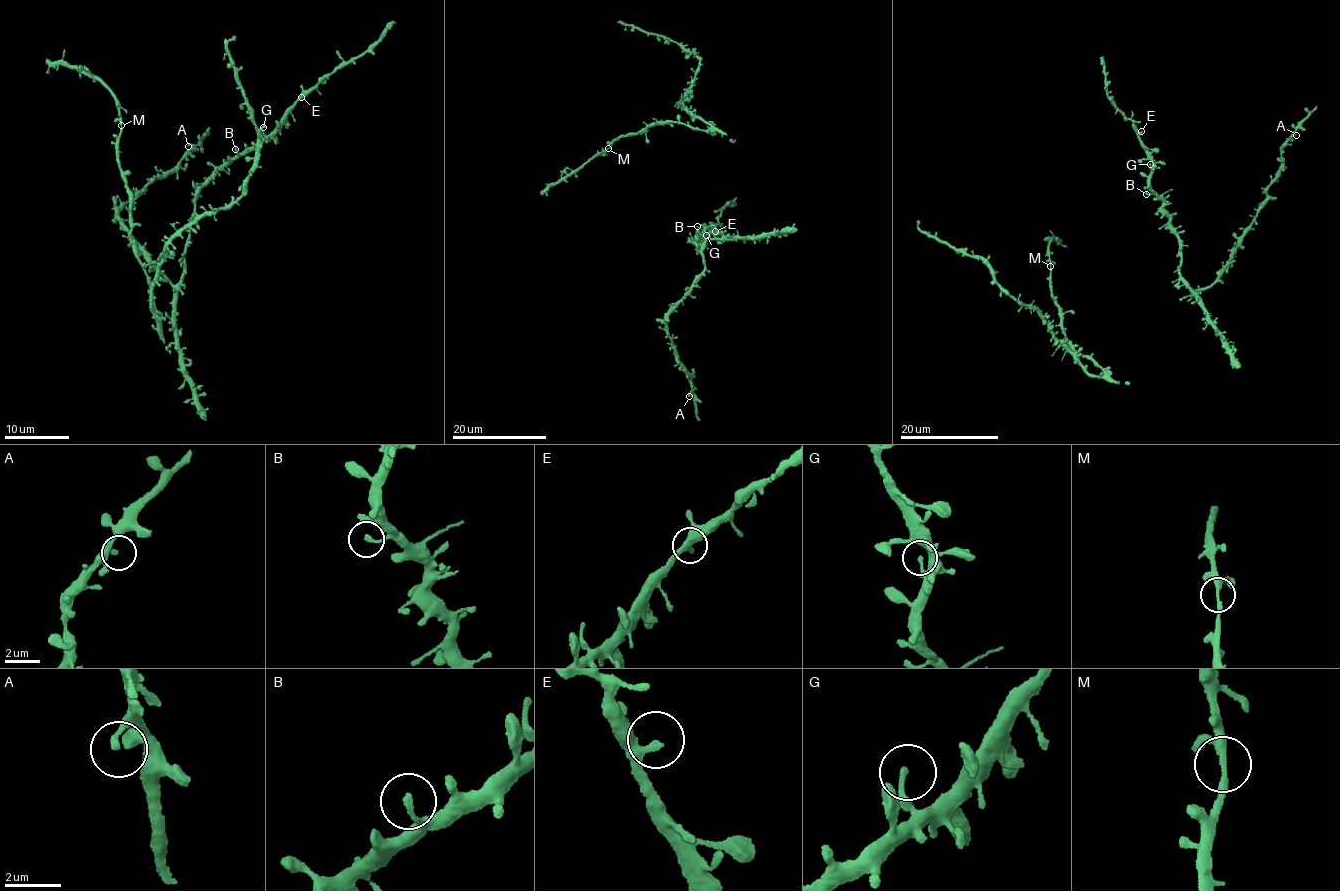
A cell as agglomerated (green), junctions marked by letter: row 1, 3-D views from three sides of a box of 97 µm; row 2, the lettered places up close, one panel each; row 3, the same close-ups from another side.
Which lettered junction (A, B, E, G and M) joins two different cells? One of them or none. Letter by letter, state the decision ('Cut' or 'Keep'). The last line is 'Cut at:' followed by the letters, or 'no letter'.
A: Keep
B: Keep
E: Keep
G: Keep
M: Keep
Cut at: no letter

